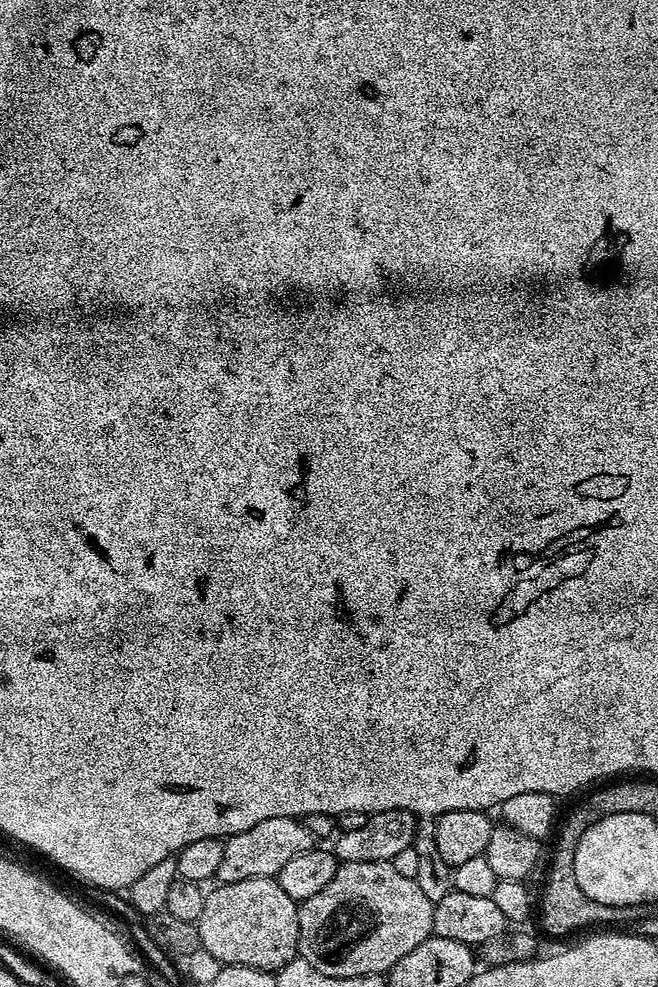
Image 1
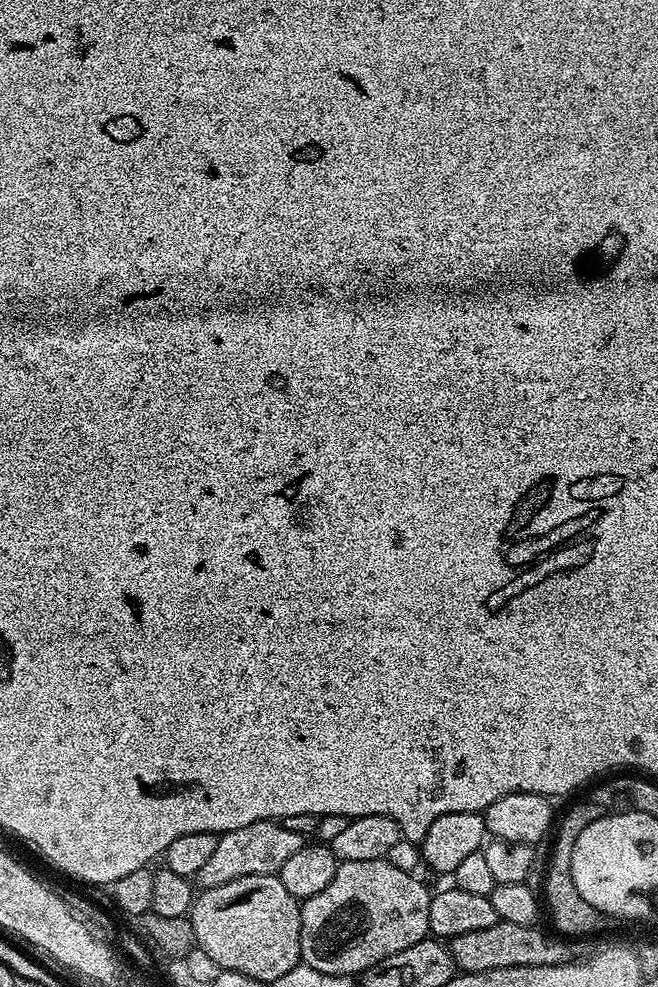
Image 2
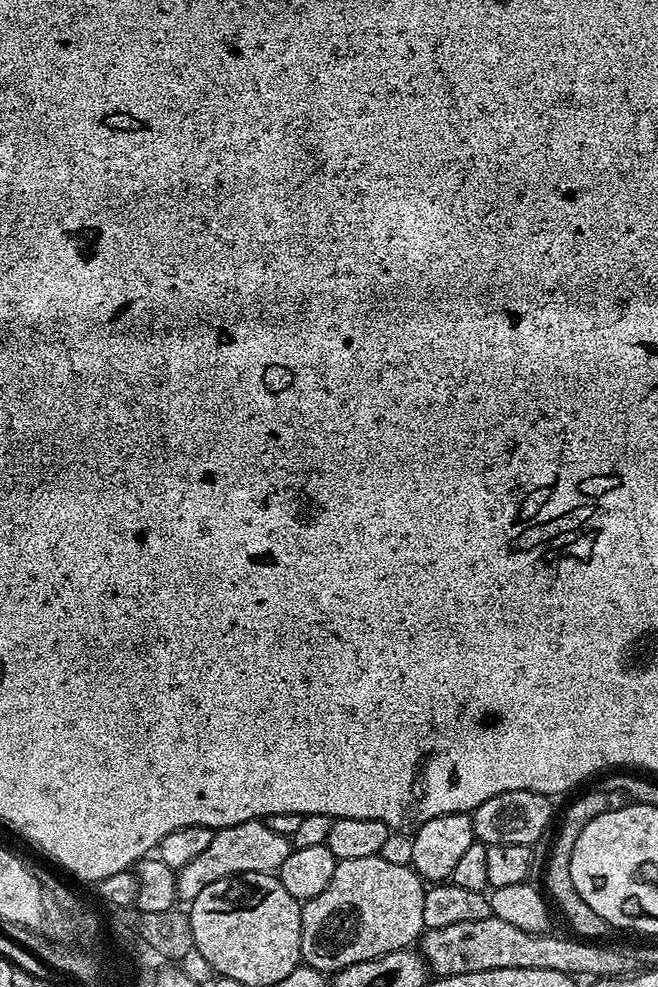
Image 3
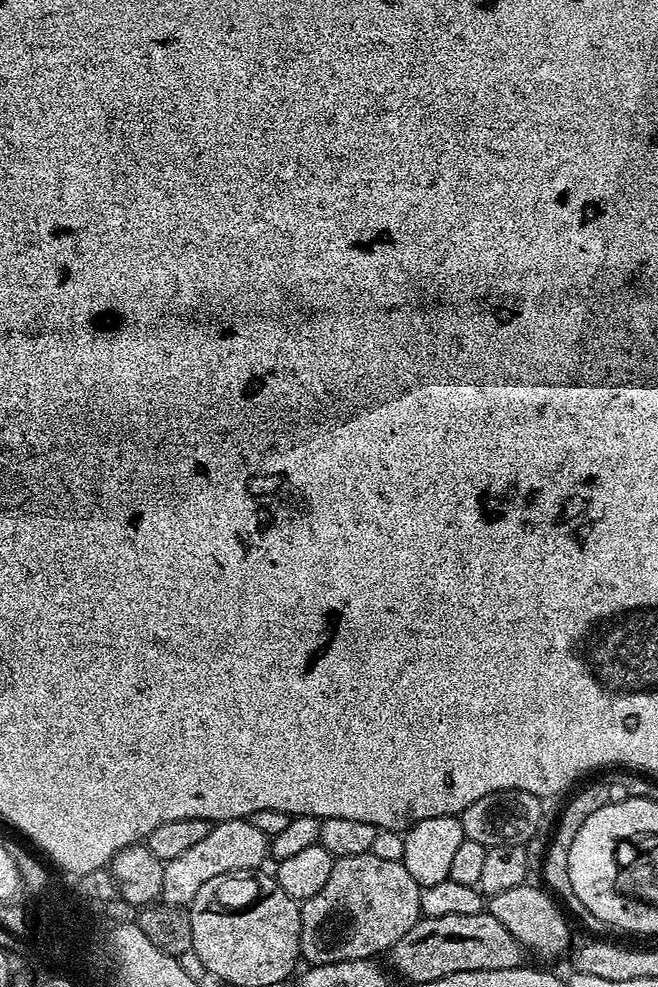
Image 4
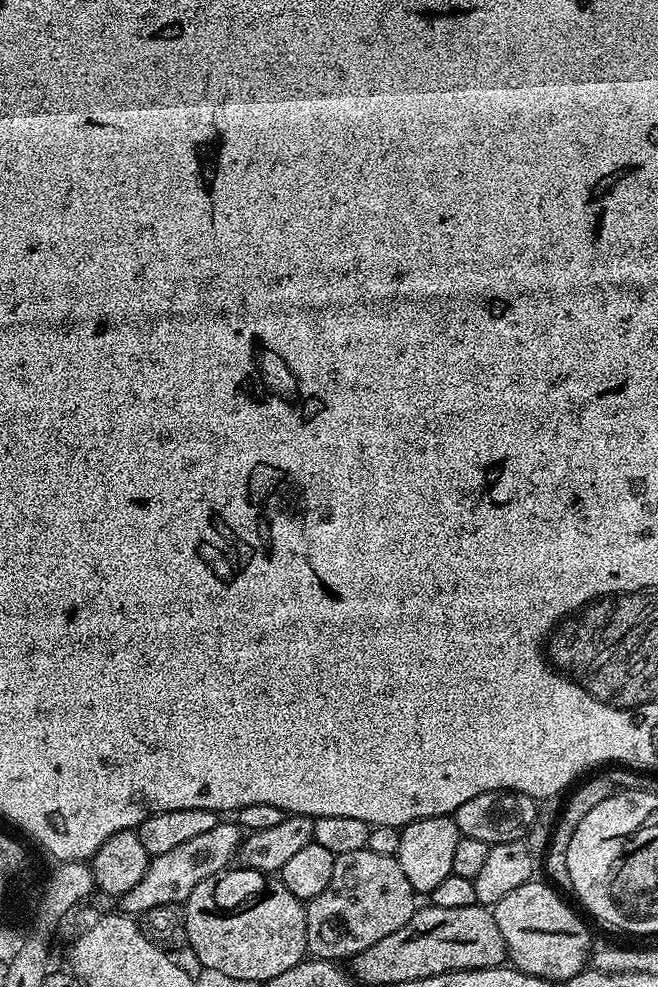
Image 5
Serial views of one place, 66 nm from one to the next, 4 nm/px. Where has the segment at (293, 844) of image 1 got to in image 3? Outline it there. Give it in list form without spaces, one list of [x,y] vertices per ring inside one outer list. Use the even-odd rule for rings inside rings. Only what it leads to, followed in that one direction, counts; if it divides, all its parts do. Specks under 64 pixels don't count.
[[[251,820],[238,826],[221,828],[213,835],[210,846],[206,846],[206,850],[202,850],[202,854],[198,854],[194,862],[186,862],[186,866],[179,868],[176,895],[181,901],[191,902],[198,898],[198,894],[202,894],[202,890],[216,886],[219,880],[224,880],[227,876],[244,876],[247,872],[275,873],[282,866],[282,862],[286,862],[292,850],[289,837],[274,834],[274,830],[270,830],[264,820]]]

